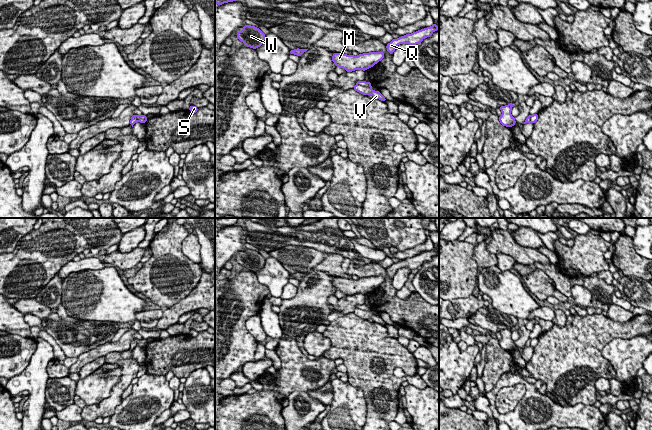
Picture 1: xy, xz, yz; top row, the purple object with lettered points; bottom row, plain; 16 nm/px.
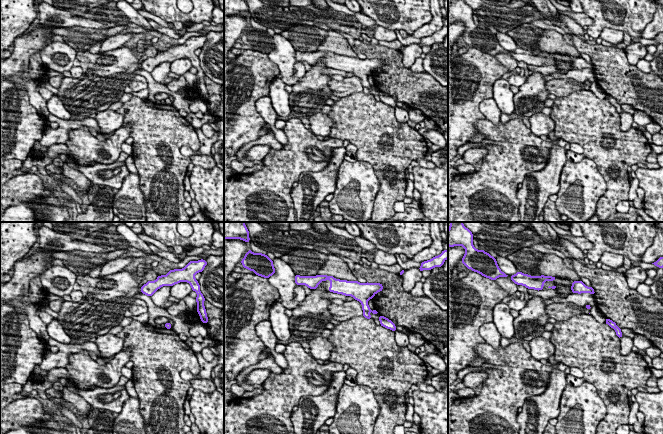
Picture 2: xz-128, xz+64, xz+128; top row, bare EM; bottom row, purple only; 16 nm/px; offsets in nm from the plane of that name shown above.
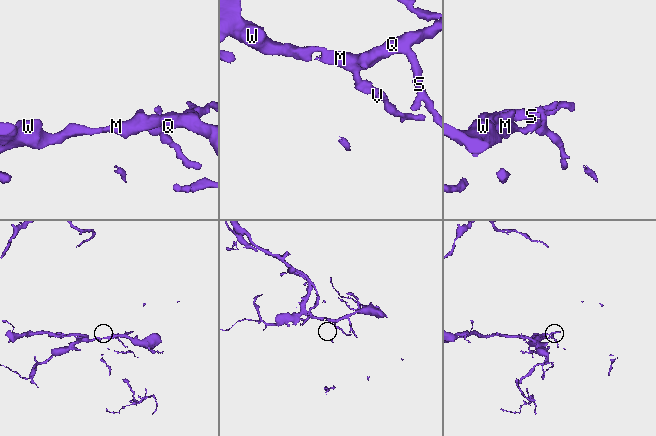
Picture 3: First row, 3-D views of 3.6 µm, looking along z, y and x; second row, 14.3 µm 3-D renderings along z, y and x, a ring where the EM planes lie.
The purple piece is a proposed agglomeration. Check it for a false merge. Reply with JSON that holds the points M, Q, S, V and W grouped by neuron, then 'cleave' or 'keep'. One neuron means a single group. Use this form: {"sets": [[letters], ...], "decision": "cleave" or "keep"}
{"sets": [["M", "Q", "S", "W"], ["V"]], "decision": "cleave"}

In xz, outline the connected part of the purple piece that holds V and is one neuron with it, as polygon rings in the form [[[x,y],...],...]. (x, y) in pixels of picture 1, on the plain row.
[[[356,308],[353,313],[363,319],[371,318],[375,323],[379,323],[383,326],[386,325],[386,322],[380,317],[380,315],[374,315],[372,311],[364,311],[359,308]]]

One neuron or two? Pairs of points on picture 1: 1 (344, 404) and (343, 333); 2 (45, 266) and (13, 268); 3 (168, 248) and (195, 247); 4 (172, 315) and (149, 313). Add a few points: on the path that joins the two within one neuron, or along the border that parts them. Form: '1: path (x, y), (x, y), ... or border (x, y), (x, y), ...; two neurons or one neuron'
1: border (348, 381), (352, 385), (359, 387), (365, 398); two neurons
2: path (37, 272), (23, 272), (21, 270); one neuron
3: border (188, 233), (182, 241), (181, 251), (199, 264); two neurons
4: border (163, 311), (158, 320); two neurons

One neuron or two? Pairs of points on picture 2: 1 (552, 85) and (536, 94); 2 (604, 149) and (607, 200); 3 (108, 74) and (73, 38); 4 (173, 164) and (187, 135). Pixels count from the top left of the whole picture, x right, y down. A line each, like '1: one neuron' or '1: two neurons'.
1: two neurons
2: one neuron
3: two neurons
4: one neuron

